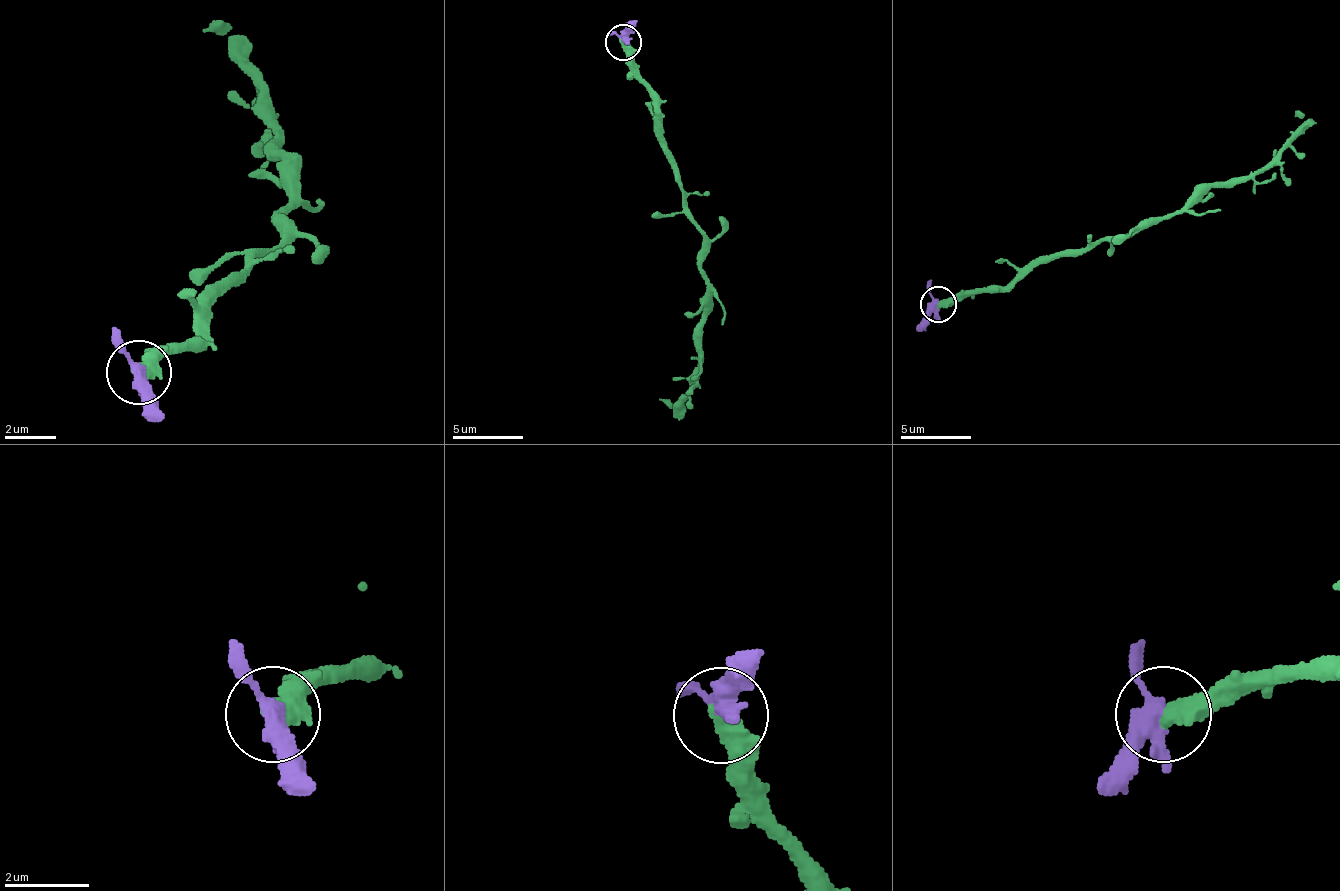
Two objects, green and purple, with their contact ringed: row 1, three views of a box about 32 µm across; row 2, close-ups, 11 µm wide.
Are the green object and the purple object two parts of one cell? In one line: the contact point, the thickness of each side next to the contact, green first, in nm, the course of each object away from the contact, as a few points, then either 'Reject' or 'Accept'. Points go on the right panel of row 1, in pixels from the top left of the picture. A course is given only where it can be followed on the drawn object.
Place: (938, 304). Thickness 480 nm (green) against 340 nm. Course of green: (939, 305), (1010, 287), (1042, 262), (1170, 220), (1213, 188), (1234, 188), (1266, 166), (1305, 120), (1294, 117). Course of purple: (939, 305), (917, 330). Accept

